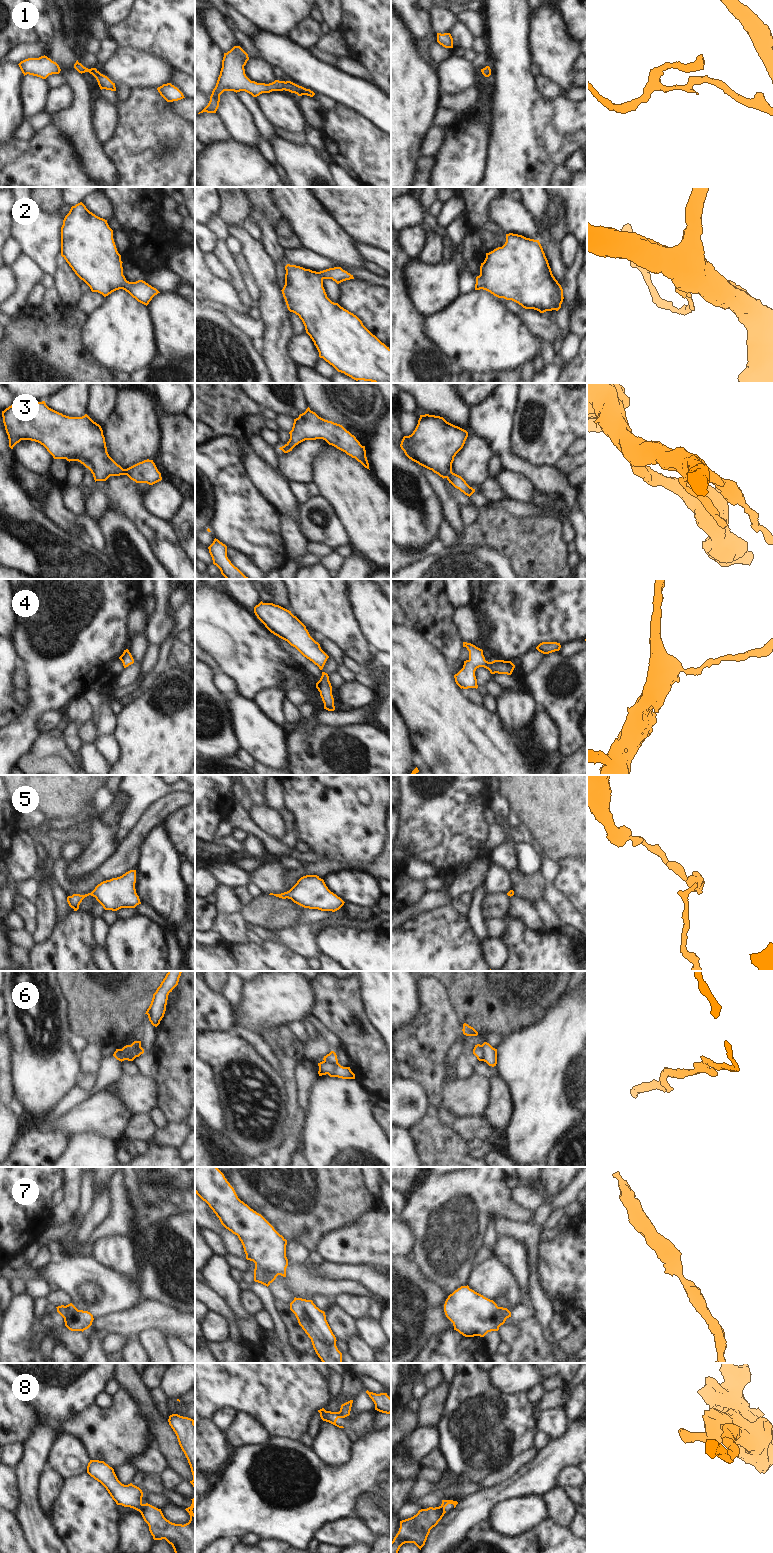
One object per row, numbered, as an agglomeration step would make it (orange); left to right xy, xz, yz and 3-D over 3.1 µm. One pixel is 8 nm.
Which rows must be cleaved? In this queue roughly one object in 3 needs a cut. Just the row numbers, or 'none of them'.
6, 8.

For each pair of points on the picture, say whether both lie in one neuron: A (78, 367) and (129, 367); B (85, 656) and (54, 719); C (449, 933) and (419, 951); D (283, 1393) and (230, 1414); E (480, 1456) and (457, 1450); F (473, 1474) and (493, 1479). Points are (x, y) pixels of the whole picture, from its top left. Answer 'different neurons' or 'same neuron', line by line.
A: different neurons
B: different neurons
C: same neuron
D: different neurons
E: same neuron
F: different neurons

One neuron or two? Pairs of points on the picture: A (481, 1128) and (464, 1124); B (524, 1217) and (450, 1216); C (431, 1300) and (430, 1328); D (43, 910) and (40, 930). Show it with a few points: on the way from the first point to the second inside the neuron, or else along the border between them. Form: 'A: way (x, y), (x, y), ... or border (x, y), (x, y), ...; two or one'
A: way (477, 1127), (468, 1127); one
B: way (506, 1209), (468, 1209); one
C: way (430, 1307), (430, 1321); one
D: way (43, 915), (43, 925); one

